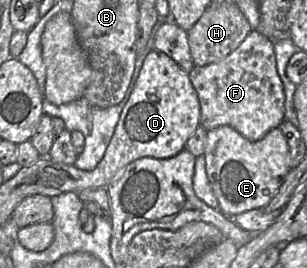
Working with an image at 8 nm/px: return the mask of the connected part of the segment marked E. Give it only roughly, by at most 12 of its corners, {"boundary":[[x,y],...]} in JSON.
{"boundary":[[279,127],[207,132],[206,173],[230,218],[268,205],[291,171]]}

